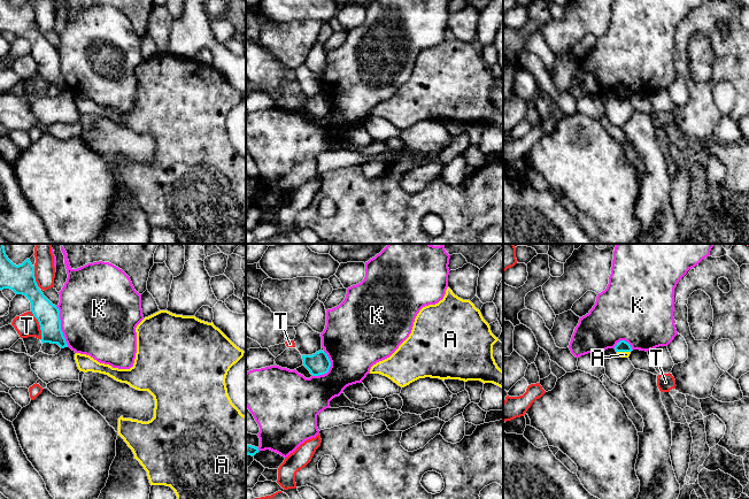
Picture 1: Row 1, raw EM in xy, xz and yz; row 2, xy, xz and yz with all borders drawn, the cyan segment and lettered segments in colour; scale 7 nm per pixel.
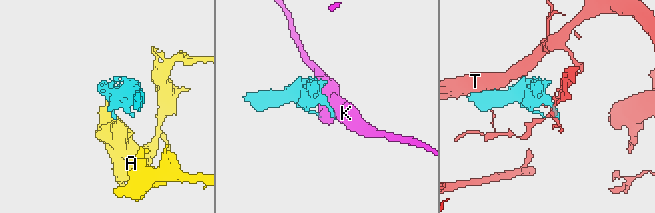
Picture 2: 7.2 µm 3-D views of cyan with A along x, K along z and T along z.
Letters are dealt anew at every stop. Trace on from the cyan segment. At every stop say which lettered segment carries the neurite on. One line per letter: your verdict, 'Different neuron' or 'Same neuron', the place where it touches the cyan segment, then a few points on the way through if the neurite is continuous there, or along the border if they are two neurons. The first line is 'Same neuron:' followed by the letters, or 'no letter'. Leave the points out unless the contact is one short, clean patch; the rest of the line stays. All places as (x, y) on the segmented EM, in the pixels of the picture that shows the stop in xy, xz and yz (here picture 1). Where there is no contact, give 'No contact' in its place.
Same neuron: no letter
A: Different neuron. Touches cyan at yz (624, 351). Boundary: yz (617, 351), (630, 352)
K: Different neuron. Touches cyan at xy (60, 327)
T: Different neuron. Touches cyan at xy (39, 324)

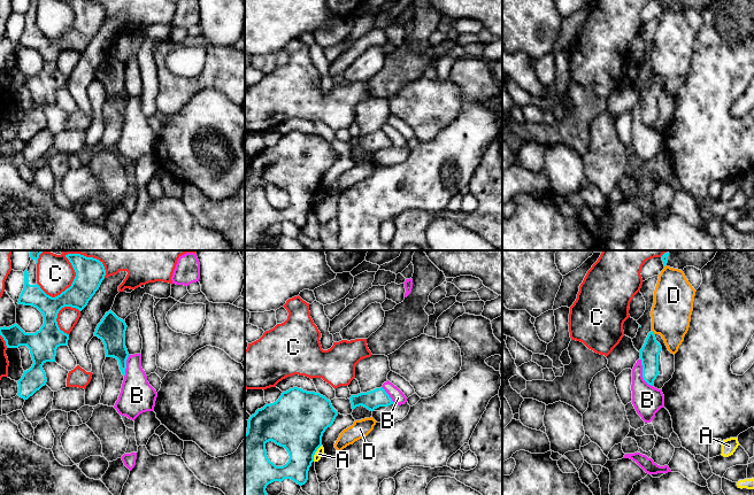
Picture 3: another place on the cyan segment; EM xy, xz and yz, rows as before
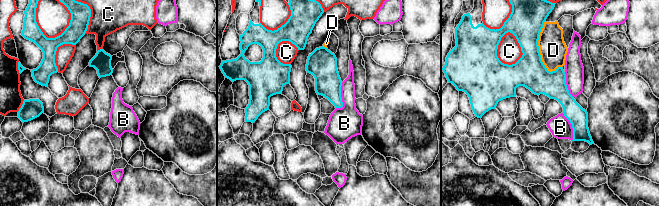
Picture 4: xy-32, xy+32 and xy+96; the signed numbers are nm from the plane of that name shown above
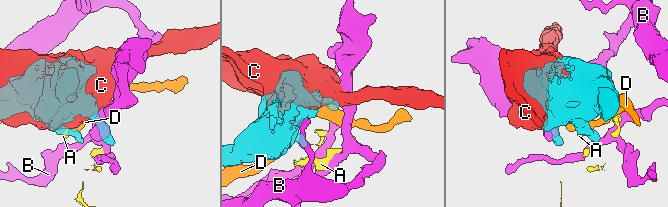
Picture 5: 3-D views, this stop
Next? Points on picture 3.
Same neuron: no letter
A: Different neuron. Touches cyan at xz (315, 451)
B: Different neuron. Touches cyan at yz (643, 373)
C: Different neuron. Touches cyan at xy (72, 267)
D: Different neuron. Touches cyan at yz (653, 332)

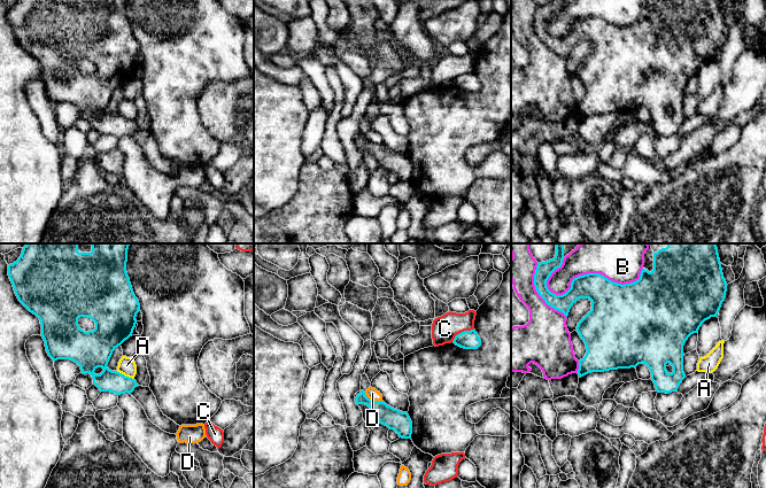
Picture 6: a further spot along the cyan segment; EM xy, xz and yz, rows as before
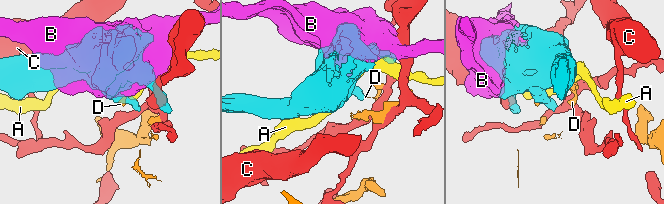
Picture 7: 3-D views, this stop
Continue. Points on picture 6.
Same neuron: no letter
A: Different neuron. Touches cyan at xy (124, 376)
B: Different neuron. Touches cyan at yz (595, 273)
C: Different neuron. Touches cyan at xz (462, 332)
D: Different neuron. Touches cyan at xz (376, 401)

